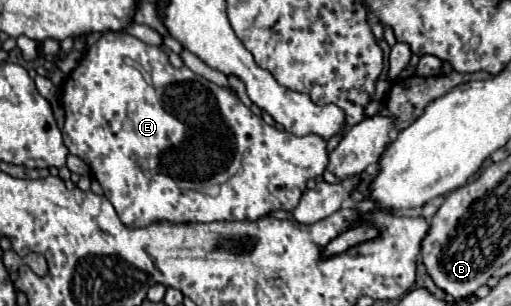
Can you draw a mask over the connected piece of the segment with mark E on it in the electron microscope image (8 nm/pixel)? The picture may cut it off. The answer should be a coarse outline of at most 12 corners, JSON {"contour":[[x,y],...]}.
{"contour":[[106,32],[70,154],[128,226],[292,210],[326,140]]}

